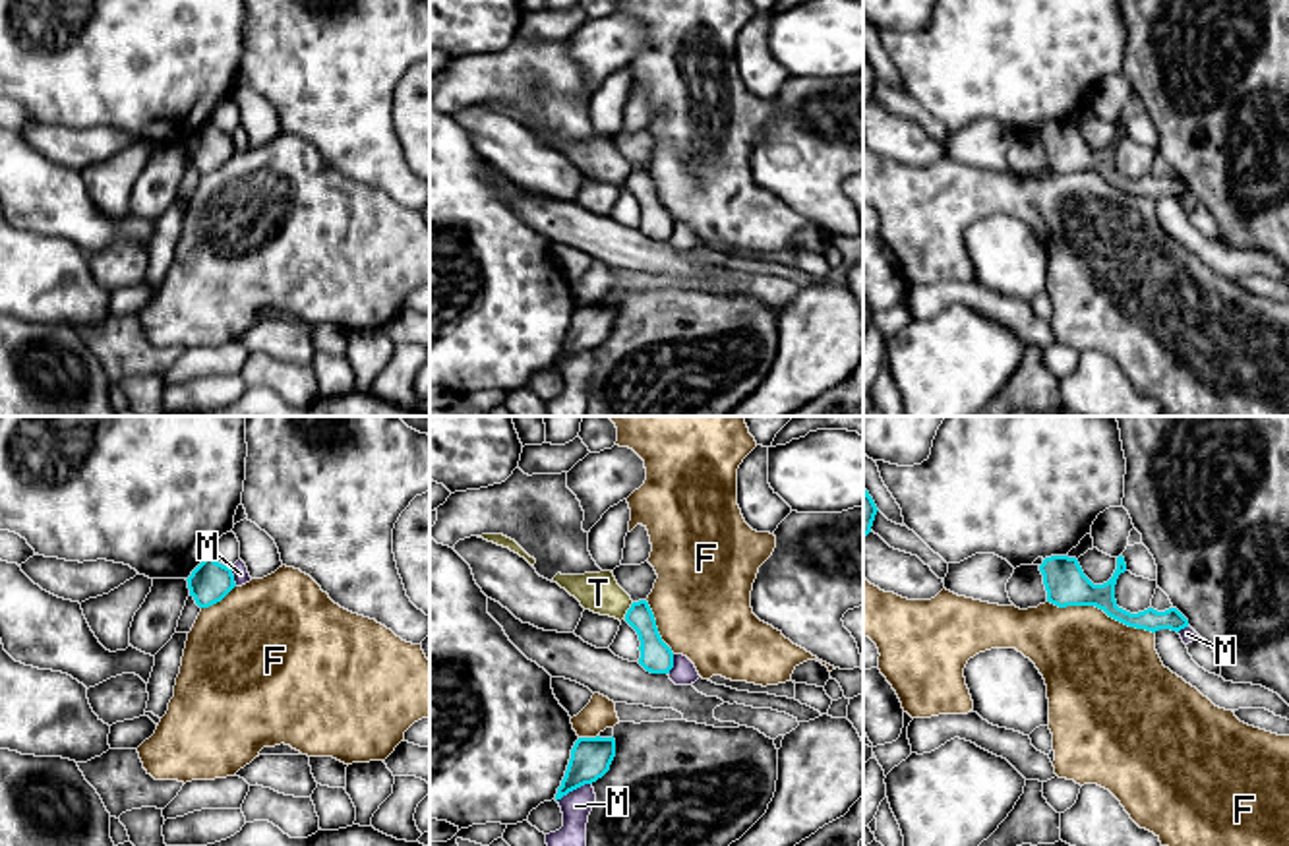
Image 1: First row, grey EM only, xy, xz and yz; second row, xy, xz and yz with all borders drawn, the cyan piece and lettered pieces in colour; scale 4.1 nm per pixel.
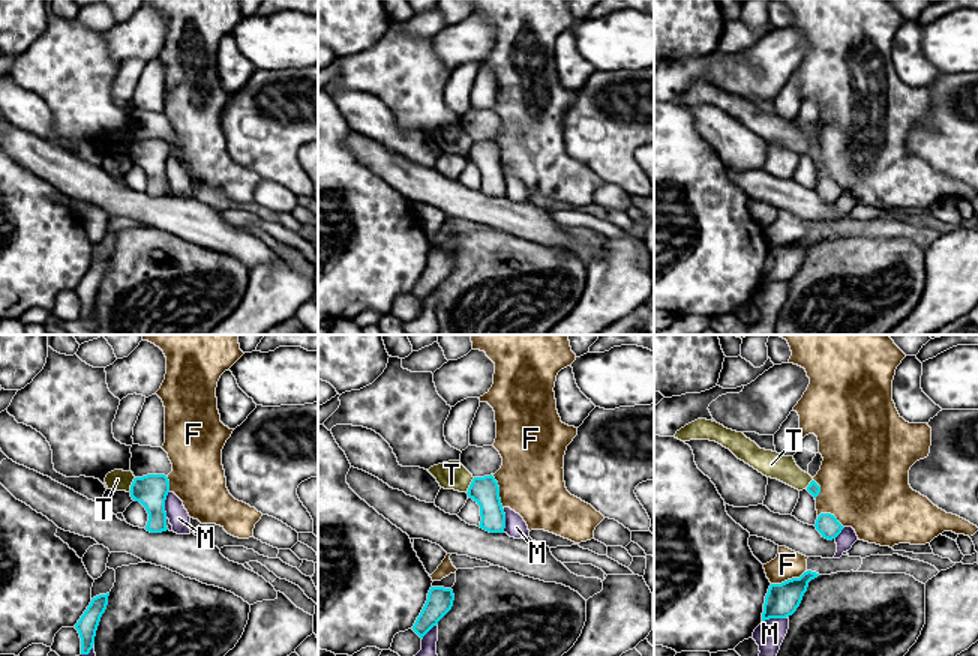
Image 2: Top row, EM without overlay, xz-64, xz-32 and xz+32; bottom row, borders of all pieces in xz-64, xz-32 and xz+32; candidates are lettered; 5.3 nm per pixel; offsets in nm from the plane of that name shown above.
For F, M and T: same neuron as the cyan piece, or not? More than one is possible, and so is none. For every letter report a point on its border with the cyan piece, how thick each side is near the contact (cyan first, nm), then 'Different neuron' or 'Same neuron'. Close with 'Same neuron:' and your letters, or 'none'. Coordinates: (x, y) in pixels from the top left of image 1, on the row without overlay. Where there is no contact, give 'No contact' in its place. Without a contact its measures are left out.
F: Touches cyan at yz (1102, 175). Thickness 170 nm (cyan) against 440 nm. Different neuron
M: Touches cyan at xz (573, 355). Thickness 170 nm (cyan) against 160 nm. Different neuron
T: Touches cyan at xz (628, 177). Thickness 140 nm (cyan) against 160 nm. Different neuron
Same neuron: none

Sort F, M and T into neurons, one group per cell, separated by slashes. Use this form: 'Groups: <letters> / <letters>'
Groups: F / M / T

